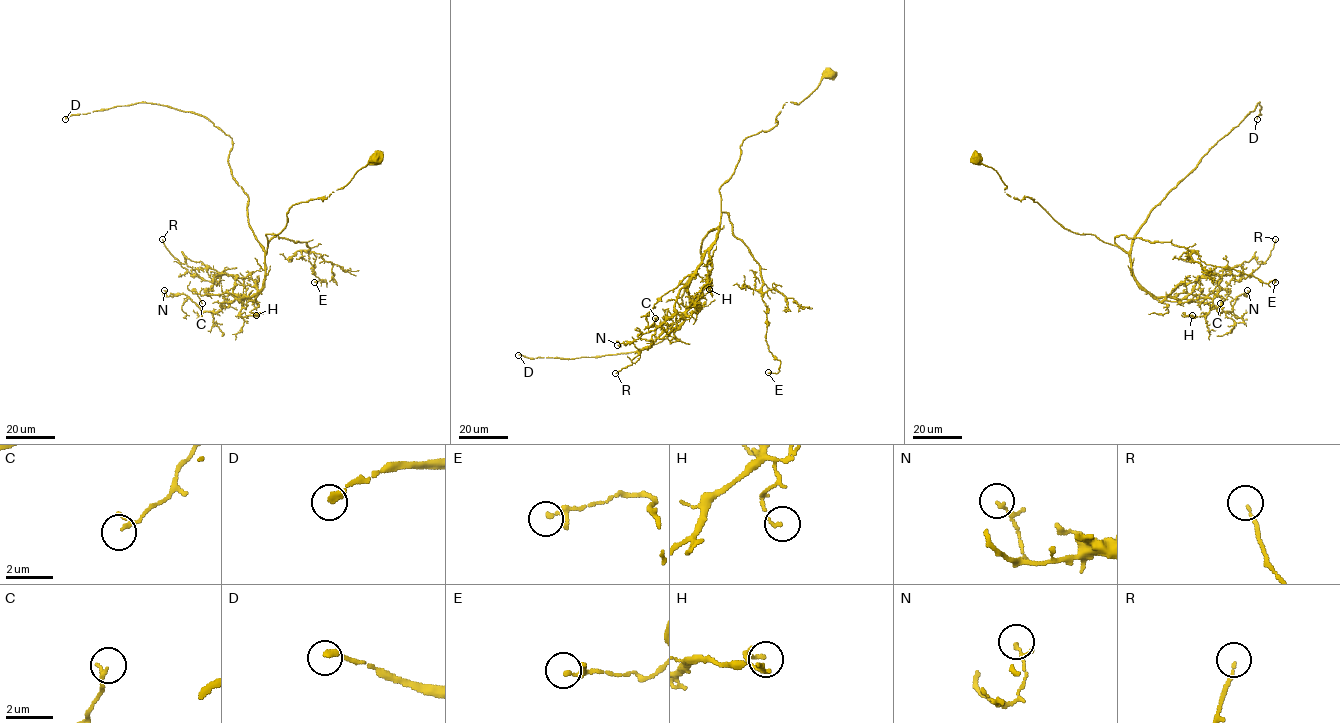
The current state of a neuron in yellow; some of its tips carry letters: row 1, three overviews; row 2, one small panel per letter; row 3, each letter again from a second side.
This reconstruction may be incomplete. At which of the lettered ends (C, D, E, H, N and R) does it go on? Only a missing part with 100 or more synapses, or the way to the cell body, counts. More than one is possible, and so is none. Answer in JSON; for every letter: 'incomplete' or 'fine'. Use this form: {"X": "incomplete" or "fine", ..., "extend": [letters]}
{"C": "fine", "D": "incomplete", "E": "fine", "H": "fine", "N": "fine", "R": "fine", "extend": ["D"]}

